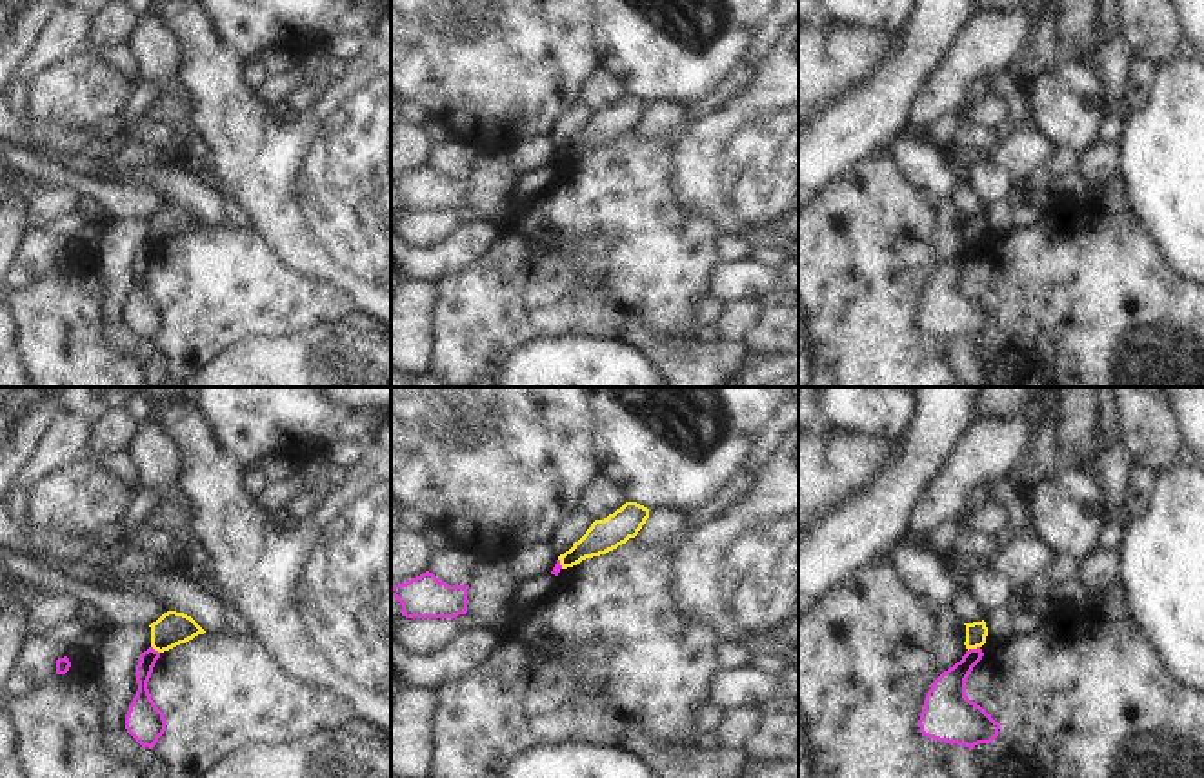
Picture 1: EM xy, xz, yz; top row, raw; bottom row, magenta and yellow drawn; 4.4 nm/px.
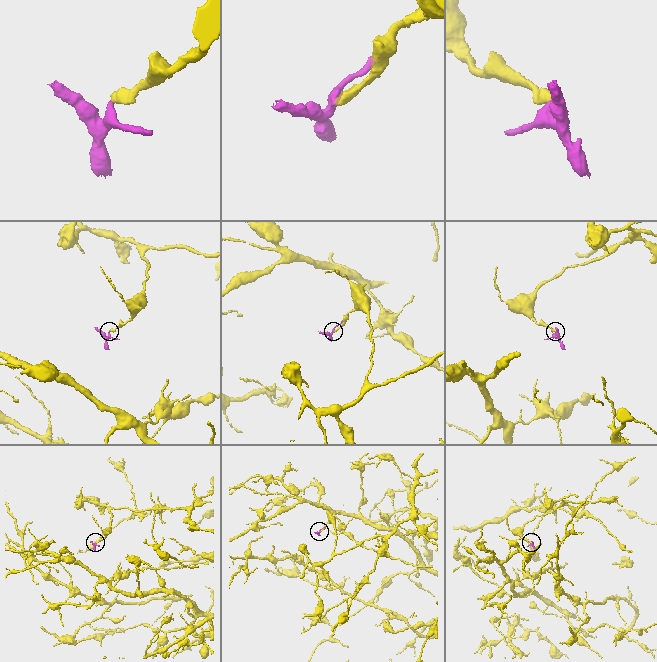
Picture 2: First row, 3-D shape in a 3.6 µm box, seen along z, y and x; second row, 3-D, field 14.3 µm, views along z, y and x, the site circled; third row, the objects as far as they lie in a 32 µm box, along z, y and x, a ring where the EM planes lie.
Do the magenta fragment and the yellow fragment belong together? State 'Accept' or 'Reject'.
Reject

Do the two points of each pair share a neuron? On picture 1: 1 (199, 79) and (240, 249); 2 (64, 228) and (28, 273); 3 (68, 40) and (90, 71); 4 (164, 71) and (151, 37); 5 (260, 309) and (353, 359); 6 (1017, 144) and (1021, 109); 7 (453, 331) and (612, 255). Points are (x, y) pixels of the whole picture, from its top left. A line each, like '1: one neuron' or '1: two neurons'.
1: two neurons
2: one neuron
3: two neurons
4: one neuron
5: two neurons
6: two neurons
7: one neuron

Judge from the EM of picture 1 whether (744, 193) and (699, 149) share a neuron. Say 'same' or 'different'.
same

